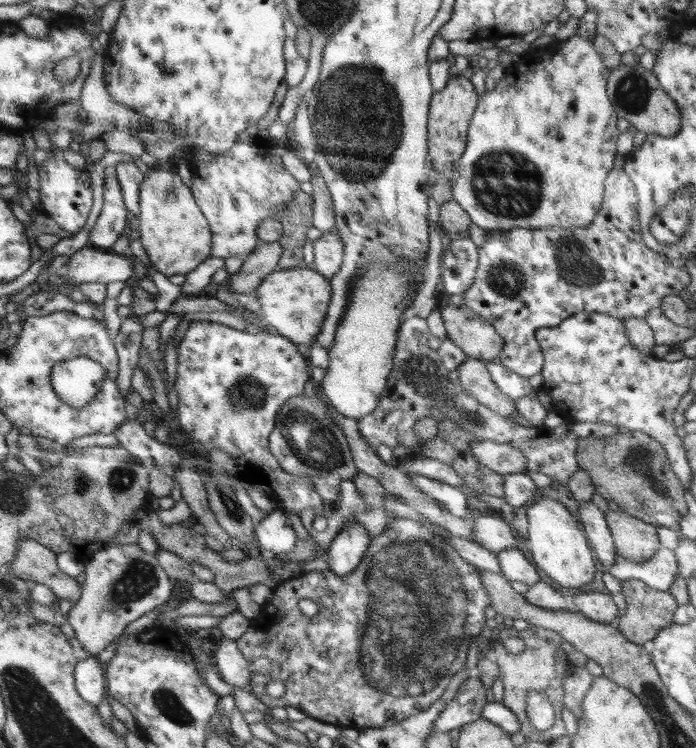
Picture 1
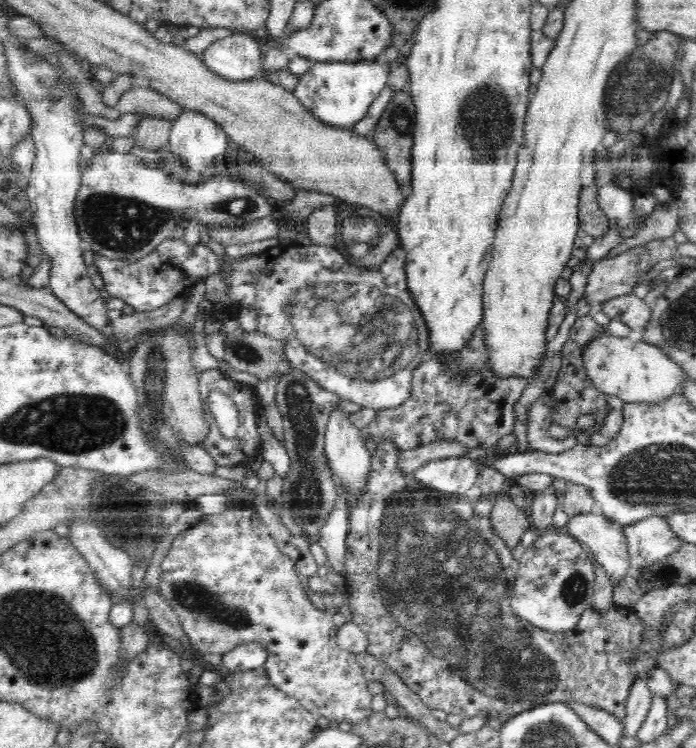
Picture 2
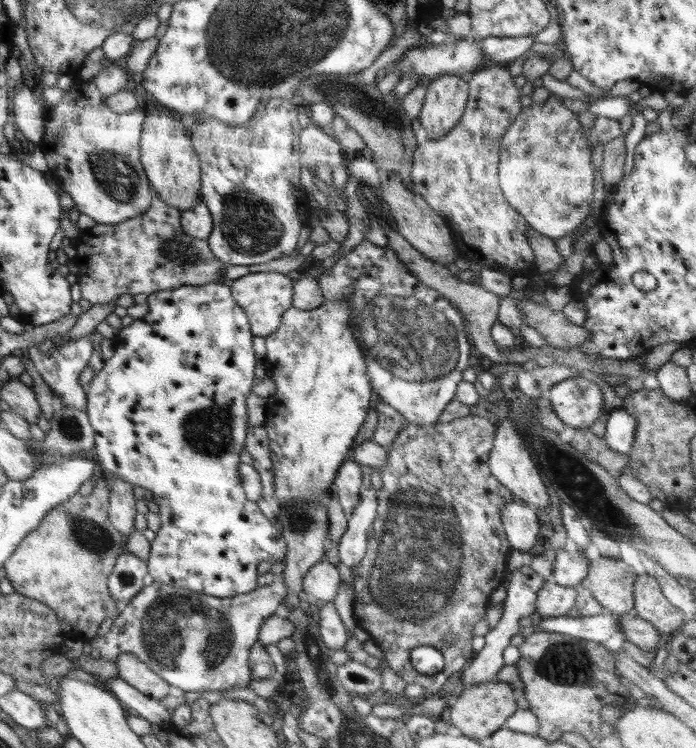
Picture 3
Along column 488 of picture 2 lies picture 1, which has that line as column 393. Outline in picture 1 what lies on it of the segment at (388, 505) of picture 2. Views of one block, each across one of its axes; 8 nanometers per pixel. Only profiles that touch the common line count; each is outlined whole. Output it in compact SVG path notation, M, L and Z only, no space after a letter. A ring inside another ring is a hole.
M390 516L388 518L388 527L386 528L387 529L384 532L382 532L382 534L371 537L370 544L368 545L365 555L362 557L359 567L356 568L356 570L353 570L350 574L346 574L344 576L338 576L328 568L320 572L319 571L310 571L308 573L304 572L300 576L296 576L296 578L292 578L288 581L282 582L282 584L278 584L276 588L273 588L273 593L270 598L270 604L272 604L272 606L276 606L276 610L284 610L284 616L286 616L286 622L284 622L284 624L268 624L268 626L266 626L266 630L262 630L262 634L260 634L258 630L247 630L246 632L244 632L244 634L242 634L242 636L240 636L240 638L237 638L235 640L237 647L243 654L243 658L246 658L246 660L248 660L248 664L249 664L248 668L250 669L251 672L251 677L249 680L251 693L256 698L258 698L258 700L261 700L267 707L286 708L287 706L292 706L294 708L298 708L298 710L302 710L302 712L305 712L308 717L314 717L319 721L324 721L325 723L330 723L338 727L350 727L350 728L355 728L357 730L373 728L376 726L392 727L398 724L399 722L406 720L406 718L408 718L409 716L414 716L415 714L418 714L419 712L426 710L426 708L428 708L435 700L440 699L442 694L444 694L444 690L446 690L446 687L449 685L449 682L451 681L451 678L454 676L454 674L456 674L456 672L458 672L461 668L465 667L469 652L468 647L470 644L470 639L472 638L472 636L478 636L478 634L480 634L482 630L482 627L486 624L485 622L487 618L485 617L484 610L491 603L490 597L488 596L486 589L483 587L483 584L480 582L480 577L479 574L477 573L478 568L466 562L459 555L459 552L457 550L454 550L454 547L451 545L451 543L447 542L447 540L443 536L441 536L441 530L444 528L440 528L440 526L438 525L436 525L436 527L432 527L432 522L430 522L430 527L426 527L424 525L420 525L418 521L414 521L412 519L408 519L405 517ZM304 598L306 598L306 600L313 600L318 605L319 611L317 614L315 614L312 617L308 617L307 615L304 615L300 611L300 609L298 608L298 602L300 602L300 600L304 600ZM274 679L278 679L284 682L286 692L284 692L284 694L280 698L272 698L271 696L268 696L265 691L265 684Z

